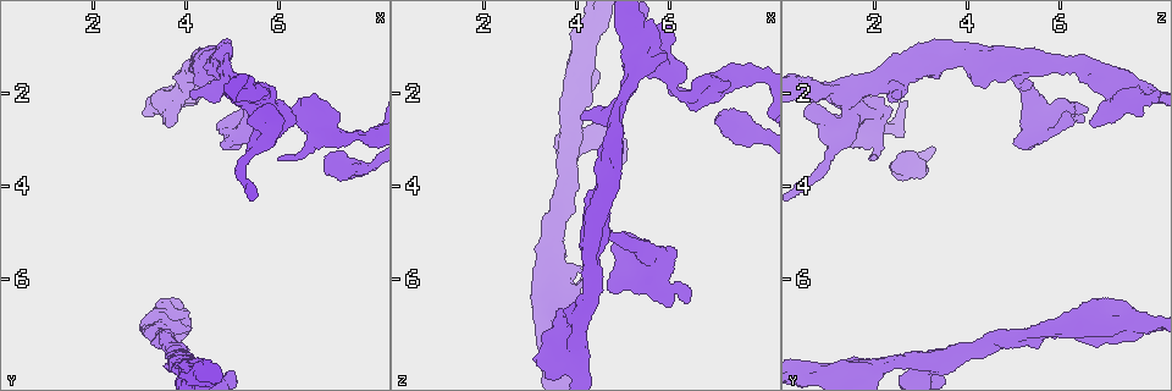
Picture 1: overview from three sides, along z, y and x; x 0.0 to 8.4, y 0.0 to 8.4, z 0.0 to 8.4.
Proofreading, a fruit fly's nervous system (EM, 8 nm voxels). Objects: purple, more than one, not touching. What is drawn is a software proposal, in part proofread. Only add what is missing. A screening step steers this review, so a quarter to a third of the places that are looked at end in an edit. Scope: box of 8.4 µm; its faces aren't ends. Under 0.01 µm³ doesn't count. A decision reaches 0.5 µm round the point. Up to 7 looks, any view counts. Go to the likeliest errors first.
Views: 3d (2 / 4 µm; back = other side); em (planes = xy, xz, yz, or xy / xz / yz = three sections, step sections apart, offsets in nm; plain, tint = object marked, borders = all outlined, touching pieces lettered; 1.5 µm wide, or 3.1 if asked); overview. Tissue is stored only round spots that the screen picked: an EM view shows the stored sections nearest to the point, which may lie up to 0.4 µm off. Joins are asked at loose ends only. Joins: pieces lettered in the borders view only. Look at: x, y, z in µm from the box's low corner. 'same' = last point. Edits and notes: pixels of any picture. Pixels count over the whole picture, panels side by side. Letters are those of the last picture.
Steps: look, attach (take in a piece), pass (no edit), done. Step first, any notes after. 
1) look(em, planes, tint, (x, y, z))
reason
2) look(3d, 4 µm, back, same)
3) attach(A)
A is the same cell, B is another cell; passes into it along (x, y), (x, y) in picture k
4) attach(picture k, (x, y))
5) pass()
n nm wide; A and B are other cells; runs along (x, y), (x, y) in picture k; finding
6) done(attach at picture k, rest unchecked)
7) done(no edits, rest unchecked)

look(em, planes, borders, (4.05, 7.00, 5.80))
branch stops here

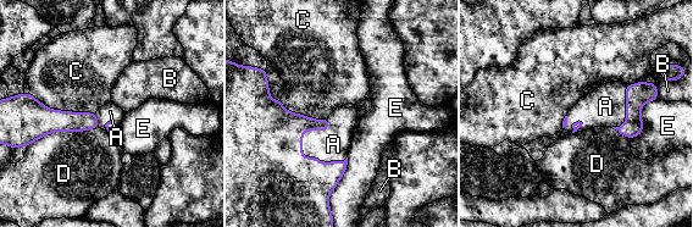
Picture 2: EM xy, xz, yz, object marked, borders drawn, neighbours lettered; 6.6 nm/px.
attach(A)
A is the same cell, B, C, D and E are other cells; passes into it along (293, 189), (314, 158), (333, 144) in picture 2; the cell continues

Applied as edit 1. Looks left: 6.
look(overview)
see it whole again

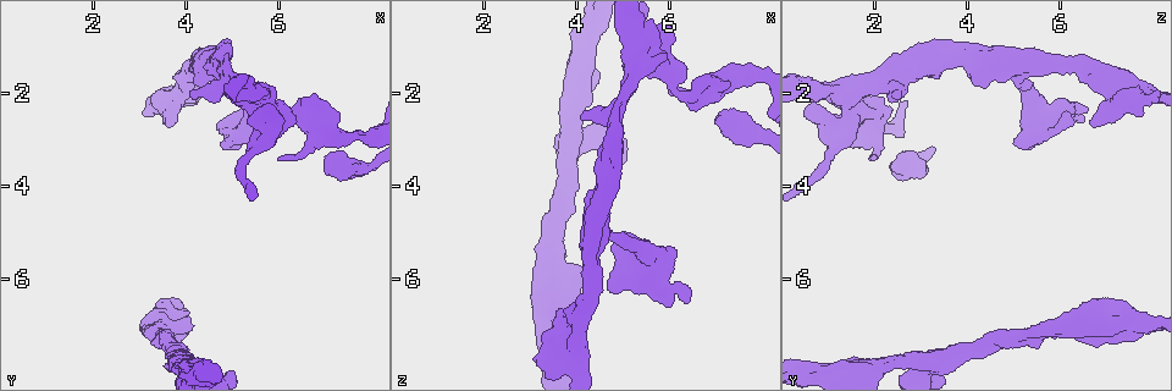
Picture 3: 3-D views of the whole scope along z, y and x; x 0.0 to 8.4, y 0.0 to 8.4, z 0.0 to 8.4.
look(em, planes, borders, (4.85, 1.15, 2.65))
free end

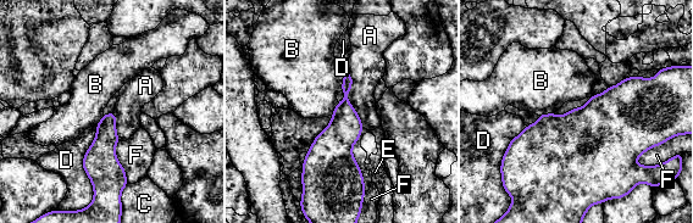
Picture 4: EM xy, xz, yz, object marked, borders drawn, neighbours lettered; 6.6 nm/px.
pass()
A, B, C, D, E and F are other cells; border along (344, 72), (341, 90) in picture 4; no lettered piece goes on from it

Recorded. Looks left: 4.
done(attach at picture 2, rest unchecked)

